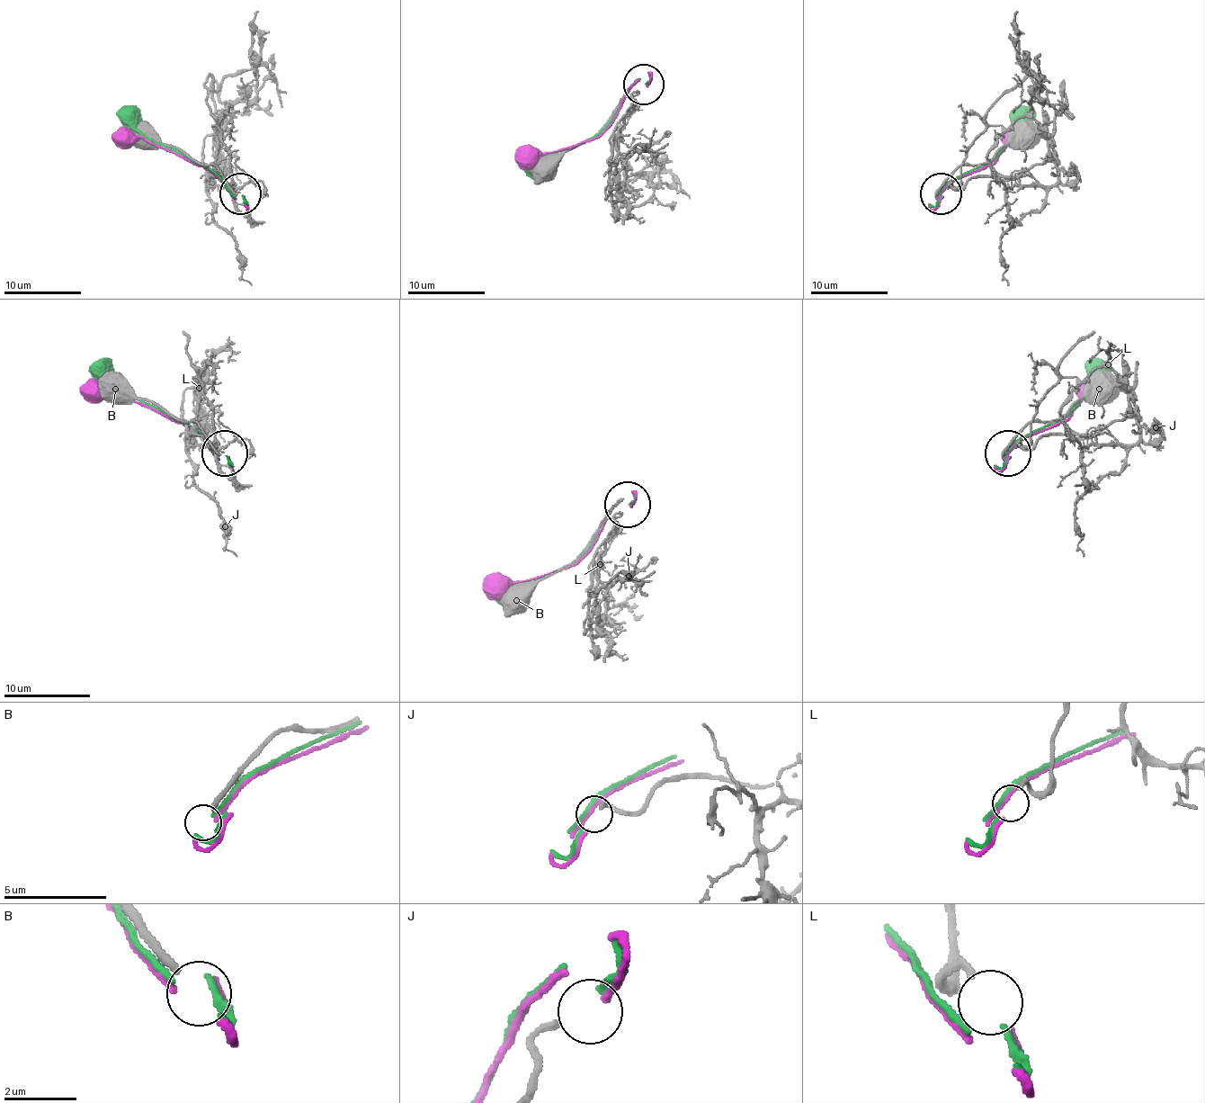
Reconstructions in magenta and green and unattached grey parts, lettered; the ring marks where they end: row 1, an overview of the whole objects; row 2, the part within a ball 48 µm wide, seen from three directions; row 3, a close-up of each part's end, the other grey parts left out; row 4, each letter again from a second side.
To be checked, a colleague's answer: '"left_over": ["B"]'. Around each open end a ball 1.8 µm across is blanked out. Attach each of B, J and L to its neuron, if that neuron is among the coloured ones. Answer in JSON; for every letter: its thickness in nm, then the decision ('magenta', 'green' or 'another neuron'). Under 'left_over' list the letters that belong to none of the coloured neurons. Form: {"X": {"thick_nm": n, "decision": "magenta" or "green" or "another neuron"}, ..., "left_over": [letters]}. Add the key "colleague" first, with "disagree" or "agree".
{"colleague": "agree", "B": {"thick_nm": 240, "decision": "another neuron"}, "J": {"thick_nm": 200, "decision": "green"}, "L": {"thick_nm": 200, "decision": "magenta"}, "left_over": ["B"]}

